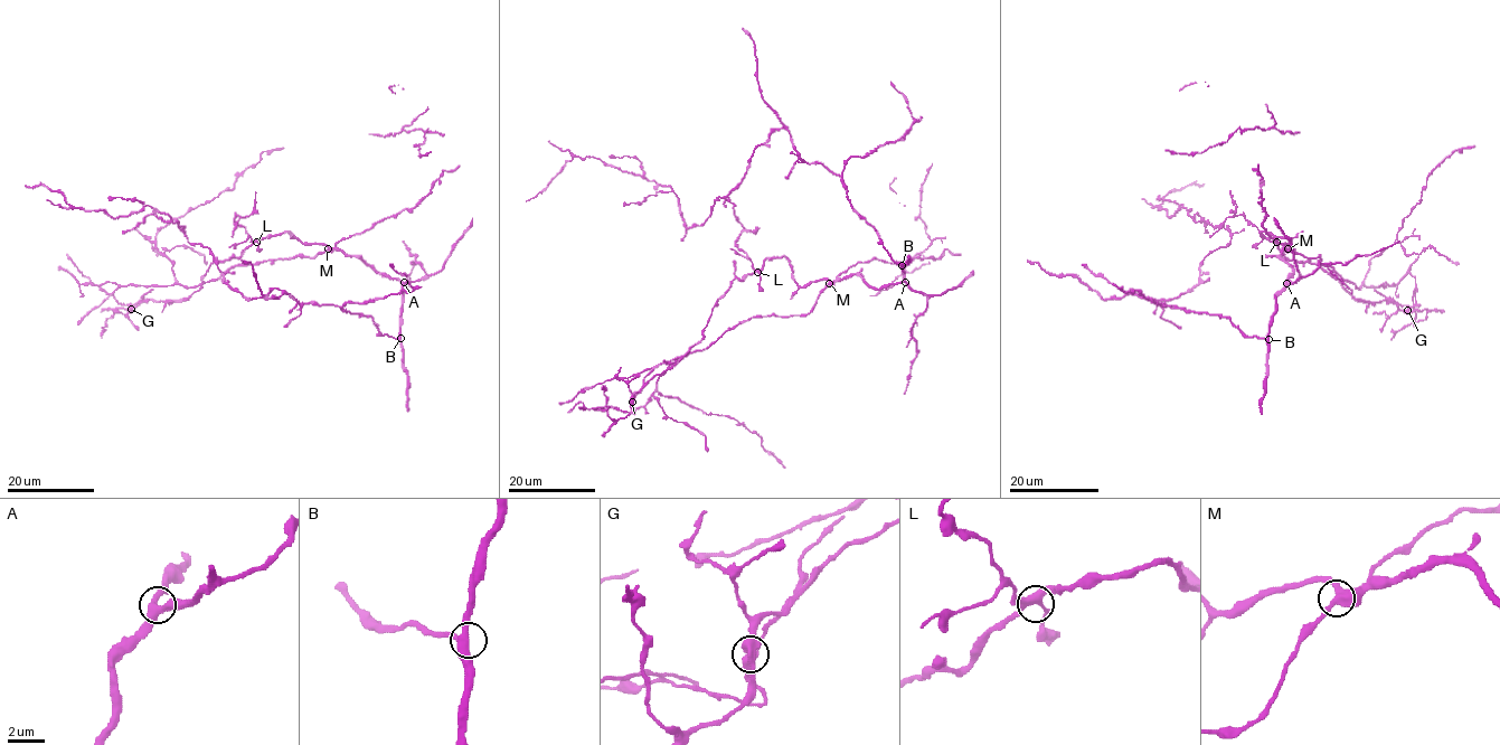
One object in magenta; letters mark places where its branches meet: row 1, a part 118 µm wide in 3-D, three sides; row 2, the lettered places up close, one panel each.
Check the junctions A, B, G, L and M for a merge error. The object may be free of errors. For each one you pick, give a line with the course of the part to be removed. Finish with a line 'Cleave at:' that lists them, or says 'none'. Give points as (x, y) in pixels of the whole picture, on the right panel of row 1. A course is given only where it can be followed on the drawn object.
G: foreign part runs (1407, 310), (1420, 305), (1414, 295), (1415, 277), (1408, 272), (1418, 254)
Cleave at: G

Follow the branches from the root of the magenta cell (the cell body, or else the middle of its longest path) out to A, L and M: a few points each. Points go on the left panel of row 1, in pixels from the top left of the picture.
A: (388, 336), (398, 336), (404, 282)
L: (388, 336), (396, 338), (399, 331), (398, 280), (376, 273), (358, 257), (303, 244), (286, 232), (256, 242)
M: (388, 336), (396, 338), (399, 331), (402, 283), (376, 273), (358, 257), (328, 248)

